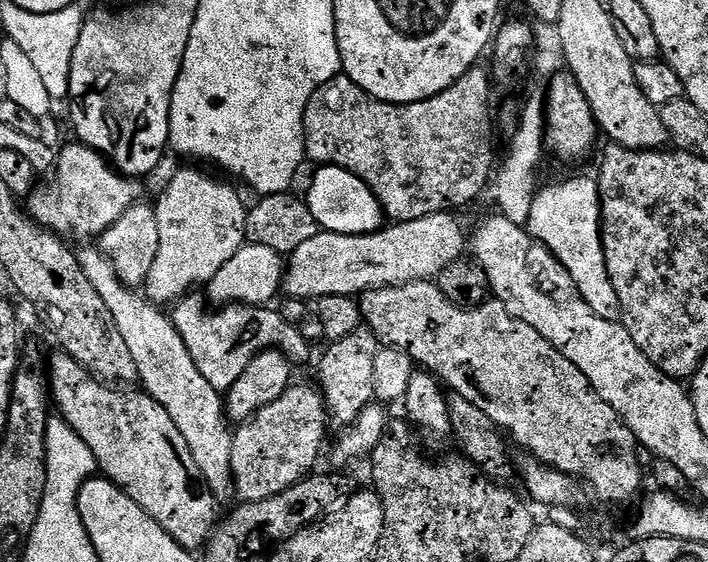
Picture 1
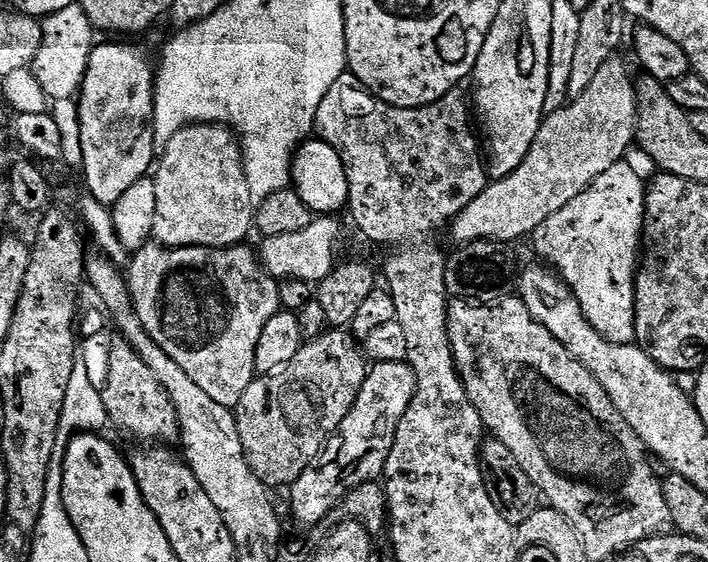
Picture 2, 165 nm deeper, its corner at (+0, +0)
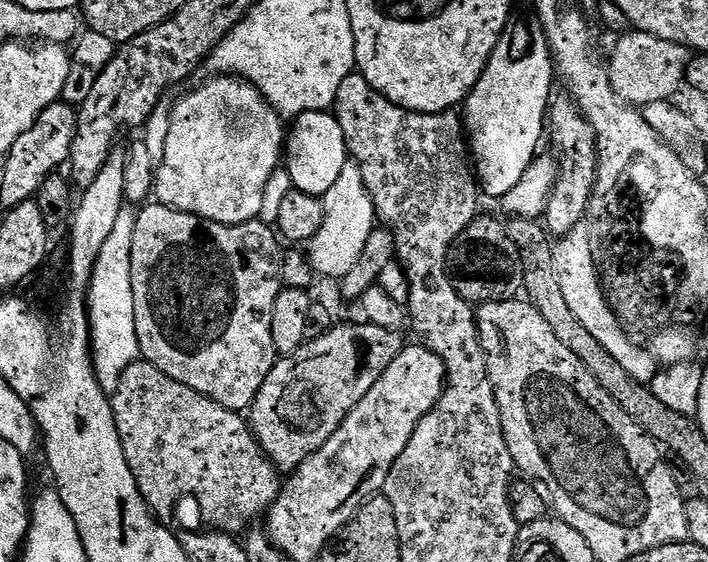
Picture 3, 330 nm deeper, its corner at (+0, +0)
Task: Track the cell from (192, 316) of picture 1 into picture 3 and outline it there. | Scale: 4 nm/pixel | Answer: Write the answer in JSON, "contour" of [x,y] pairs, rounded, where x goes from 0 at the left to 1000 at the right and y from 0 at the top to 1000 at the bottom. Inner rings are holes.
{"contour":[[[225,359],[205,361],[192,377],[189,438],[184,438],[184,495],[189,509],[189,580],[195,587],[199,635],[223,658],[229,658],[229,665],[246,673],[246,680],[257,680],[257,687],[268,687],[268,694],[280,694],[280,701],[297,706],[328,733],[349,735],[356,724],[359,708],[364,708],[364,694],[370,694],[370,680],[376,680],[381,658],[390,649],[393,639],[384,593],[384,560],[387,537],[398,518],[395,495],[398,440],[395,441],[394,432],[397,434],[397,429],[391,415],[380,400],[370,397],[366,388],[346,399],[304,399],[274,381],[246,374]]]}

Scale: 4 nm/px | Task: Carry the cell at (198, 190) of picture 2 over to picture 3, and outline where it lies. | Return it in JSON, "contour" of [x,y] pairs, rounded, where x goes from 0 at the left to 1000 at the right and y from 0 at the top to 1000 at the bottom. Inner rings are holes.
{"contour":[[[301,133],[299,142],[290,146],[284,157],[273,160],[267,171],[260,171],[240,199],[240,238],[229,253],[229,263],[223,278],[225,292],[220,301],[220,333],[218,349],[222,358],[246,374],[257,374],[263,381],[274,381],[287,391],[297,391],[304,399],[346,399],[366,386],[370,374],[370,352],[376,347],[376,324],[381,324],[381,310],[387,310],[398,292],[398,272],[404,263],[404,221],[394,199],[373,176],[373,169],[360,157],[352,142],[342,142],[338,135]]]}

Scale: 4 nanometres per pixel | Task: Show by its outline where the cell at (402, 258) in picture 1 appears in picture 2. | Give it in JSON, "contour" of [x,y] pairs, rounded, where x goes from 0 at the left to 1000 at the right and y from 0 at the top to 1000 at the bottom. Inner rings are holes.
{"contour":[[[866,103],[855,110],[850,125],[845,125],[839,146],[833,146],[831,158],[822,169],[804,176],[795,192],[787,199],[775,199],[770,205],[763,221],[760,238],[754,246],[754,260],[749,260],[749,274],[720,310],[708,320],[695,320],[689,333],[644,383],[637,393],[636,415],[645,429],[645,436],[667,434],[671,427],[698,427],[702,431],[719,431],[718,427],[734,427],[750,422],[777,381],[788,381],[799,359],[816,352],[831,336],[836,326],[862,295],[867,295],[876,285],[883,283],[888,274],[887,262],[895,256],[898,240],[898,208],[901,205],[901,157],[887,137],[887,121],[876,109],[876,103]]]}

